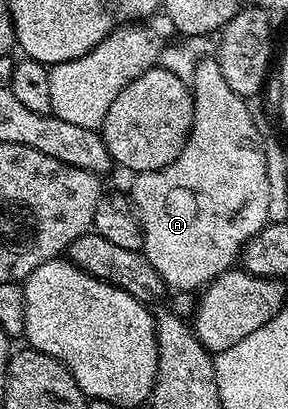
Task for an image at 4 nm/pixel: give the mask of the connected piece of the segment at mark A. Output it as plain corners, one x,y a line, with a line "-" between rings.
204,56
196,62
189,89
193,98
193,124
189,136
185,140
185,148
181,148
181,152
177,156
177,160
173,160
173,164
169,164
160,170
135,174
133,178
135,183
132,184
131,190
129,189
131,204
135,208
135,214
139,217
139,223
143,229
143,249
141,253
149,260
149,264
153,264
153,268
157,268
157,272
163,277
164,287
175,292
198,291
200,288
206,287
207,283
212,282
217,276
221,276
225,271
232,269
240,261
243,245
253,236
257,236
257,232
261,232
261,228
267,225
269,216
269,179
266,175
265,148
263,146
265,134
259,131
259,126
255,123
250,108
247,107
250,106
248,99
243,98
237,92
233,92
233,88
229,88
225,76
221,76
218,61
211,56

